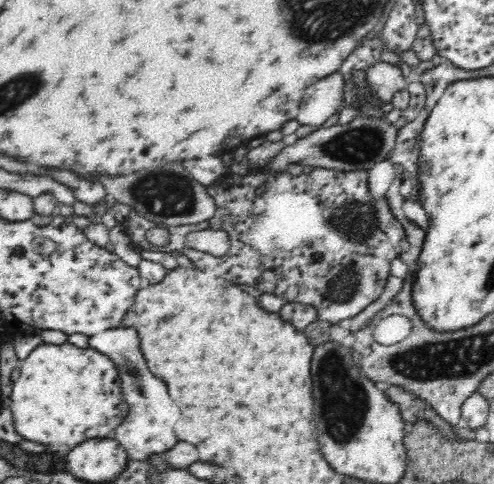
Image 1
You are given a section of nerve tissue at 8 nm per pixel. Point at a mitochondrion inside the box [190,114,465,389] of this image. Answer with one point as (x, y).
(359, 145)

